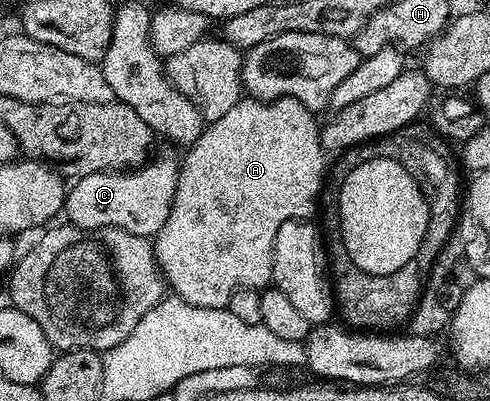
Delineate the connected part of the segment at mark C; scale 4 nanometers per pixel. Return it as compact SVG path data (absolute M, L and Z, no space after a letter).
M162 151L153 156L149 161L142 164L140 167L136 167L127 170L125 173L121 171L101 171L100 173L90 173L88 175L79 175L69 184L66 192L66 205L64 208L64 215L67 219L69 226L79 227L81 231L99 231L105 227L115 227L116 229L124 229L128 233L133 235L144 235L147 237L153 237L157 235L158 230L164 225L164 221L168 221L168 213L172 209L172 201L174 200L174 194L176 193L176 185L178 184L178 169L180 166L179 156L174 156L170 151Z

